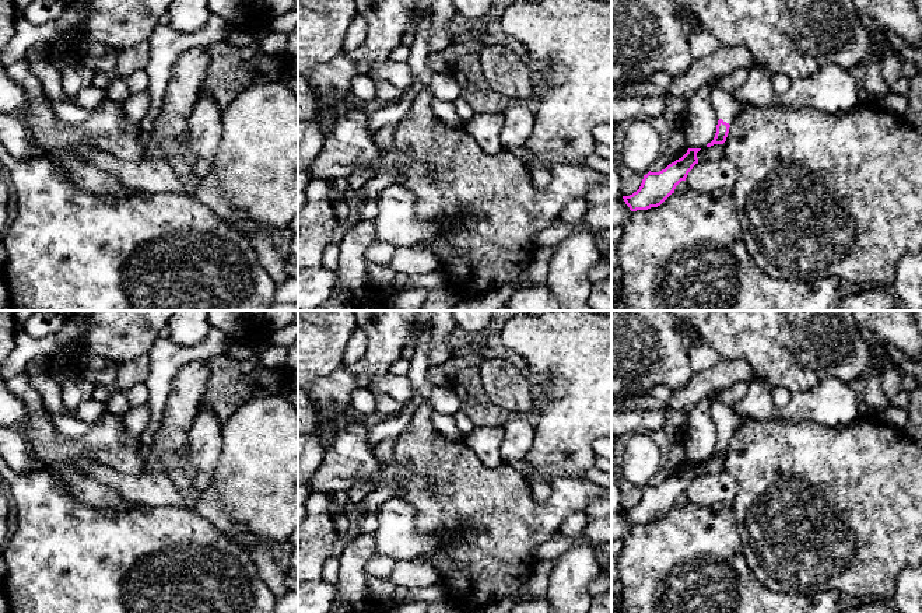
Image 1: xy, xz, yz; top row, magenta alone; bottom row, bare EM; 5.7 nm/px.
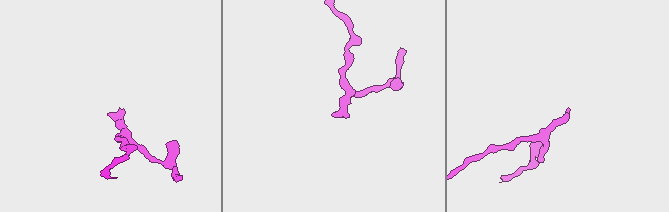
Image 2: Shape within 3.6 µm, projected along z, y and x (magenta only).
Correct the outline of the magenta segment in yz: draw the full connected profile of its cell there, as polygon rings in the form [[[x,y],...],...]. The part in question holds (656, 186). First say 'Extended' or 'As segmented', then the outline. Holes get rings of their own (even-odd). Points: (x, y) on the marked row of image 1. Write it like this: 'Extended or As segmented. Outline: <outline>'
As segmented. Outline: [[[688,148],[687,153],[669,164],[659,172],[648,172],[644,175],[642,183],[637,192],[630,196],[623,196],[631,211],[648,210],[660,206],[676,186],[686,181],[688,172],[698,164],[697,153],[701,148]]]

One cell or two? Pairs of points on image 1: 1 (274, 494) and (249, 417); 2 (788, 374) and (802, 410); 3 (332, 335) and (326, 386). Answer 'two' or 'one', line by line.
1: one
2: two
3: two

